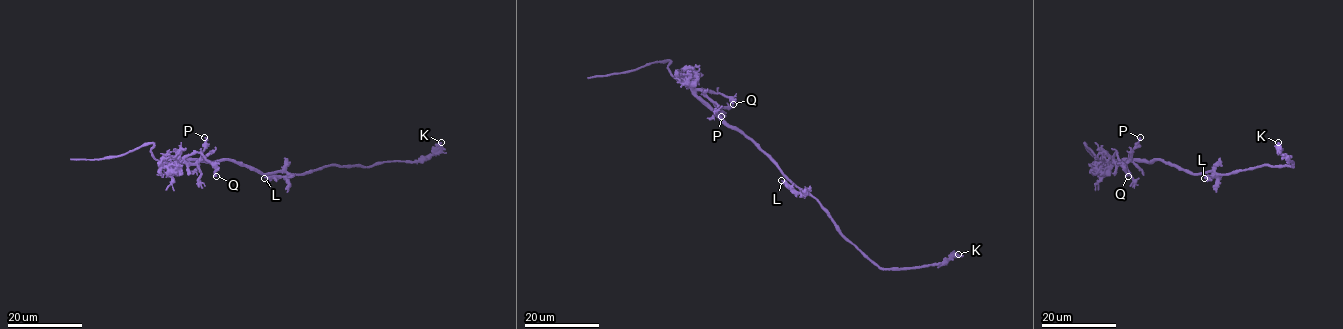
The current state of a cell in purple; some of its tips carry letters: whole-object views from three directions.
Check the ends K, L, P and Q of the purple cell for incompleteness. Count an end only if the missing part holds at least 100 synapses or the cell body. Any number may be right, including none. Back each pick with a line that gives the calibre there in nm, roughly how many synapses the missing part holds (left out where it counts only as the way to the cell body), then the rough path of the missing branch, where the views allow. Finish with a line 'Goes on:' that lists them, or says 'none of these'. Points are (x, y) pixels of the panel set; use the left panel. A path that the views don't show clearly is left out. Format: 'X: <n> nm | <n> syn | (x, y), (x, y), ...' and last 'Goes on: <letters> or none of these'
Goes on: none of these

